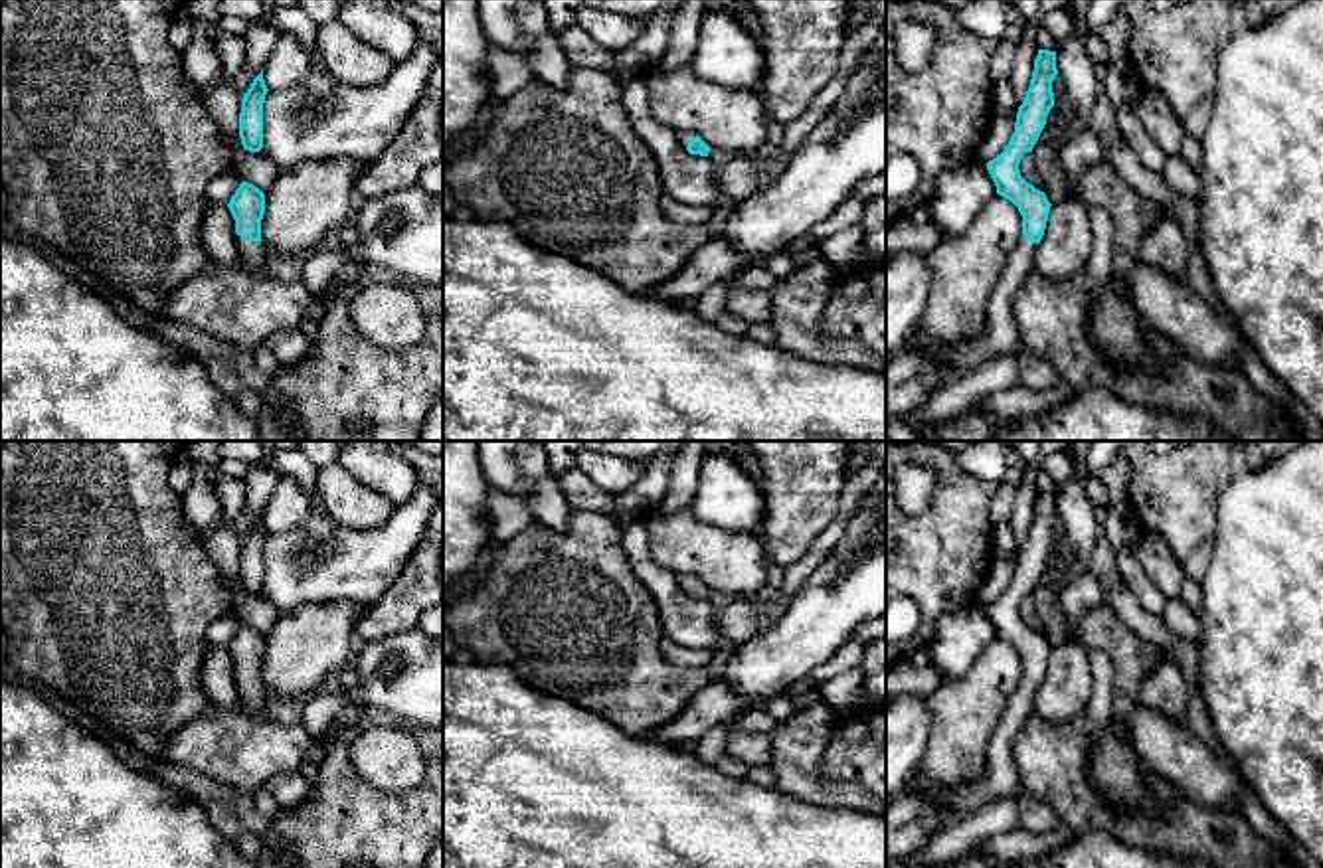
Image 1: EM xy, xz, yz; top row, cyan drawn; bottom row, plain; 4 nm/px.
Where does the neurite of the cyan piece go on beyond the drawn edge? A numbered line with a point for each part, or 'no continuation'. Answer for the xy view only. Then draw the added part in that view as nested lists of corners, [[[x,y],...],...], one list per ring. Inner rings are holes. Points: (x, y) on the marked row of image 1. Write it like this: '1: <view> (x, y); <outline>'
1: xy (254, 254); [[[237,235],[237,247],[241,253],[239,269],[249,273],[265,273],[269,263],[269,249],[263,241],[251,241],[243,235]]]

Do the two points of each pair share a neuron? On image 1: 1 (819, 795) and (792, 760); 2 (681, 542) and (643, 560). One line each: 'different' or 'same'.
1: same
2: different

